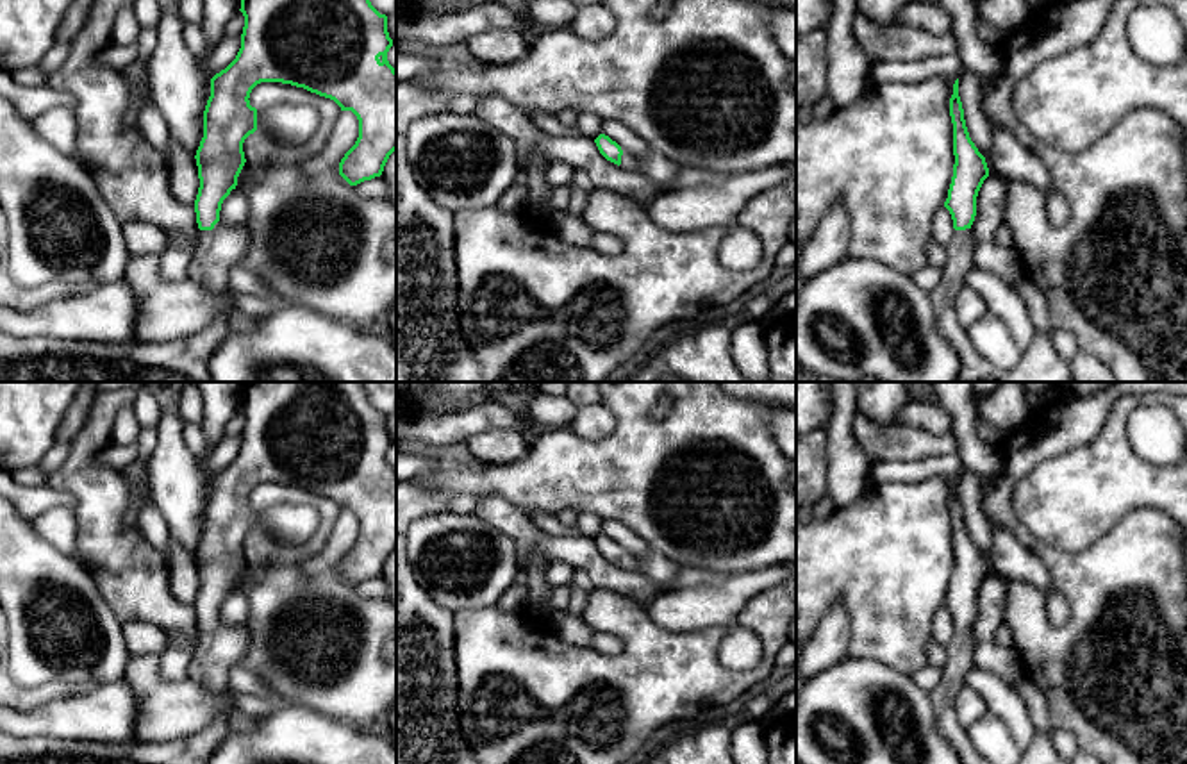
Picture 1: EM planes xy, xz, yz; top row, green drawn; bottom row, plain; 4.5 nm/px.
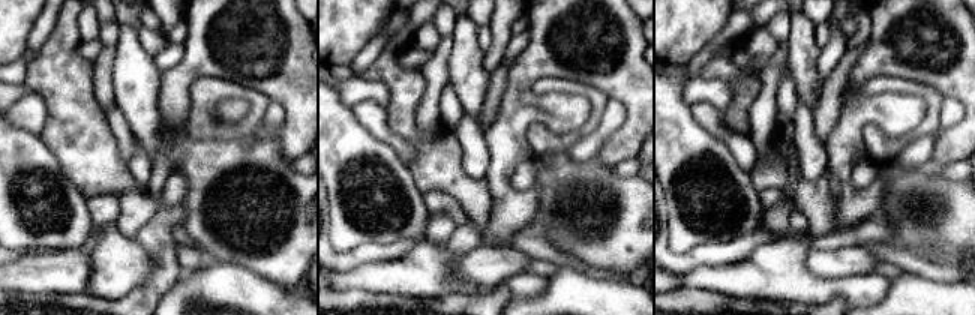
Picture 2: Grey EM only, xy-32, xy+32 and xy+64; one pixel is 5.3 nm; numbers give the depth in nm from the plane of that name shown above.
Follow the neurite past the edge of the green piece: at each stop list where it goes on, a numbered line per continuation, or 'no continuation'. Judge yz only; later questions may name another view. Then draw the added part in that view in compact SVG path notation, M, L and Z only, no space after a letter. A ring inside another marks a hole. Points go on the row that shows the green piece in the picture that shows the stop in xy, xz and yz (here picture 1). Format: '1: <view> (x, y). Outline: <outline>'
1: yz (1039, 363). Outline: M971 228L955 230L953 239L946 245L941 282L930 293L930 298L937 332L950 343L960 361L957 382L1073 382L1069 362L1055 352L1051 339L1039 330L1035 330L1030 346L1010 370L991 364L973 348L967 330L960 327L955 314L957 287L971 270Z

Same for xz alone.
1: xz (655, 166). Outline: M621 148L621 168L630 171L639 171L659 184L671 184L678 175L680 168L677 162L671 162L668 157L648 150L644 155L637 157L627 148Z

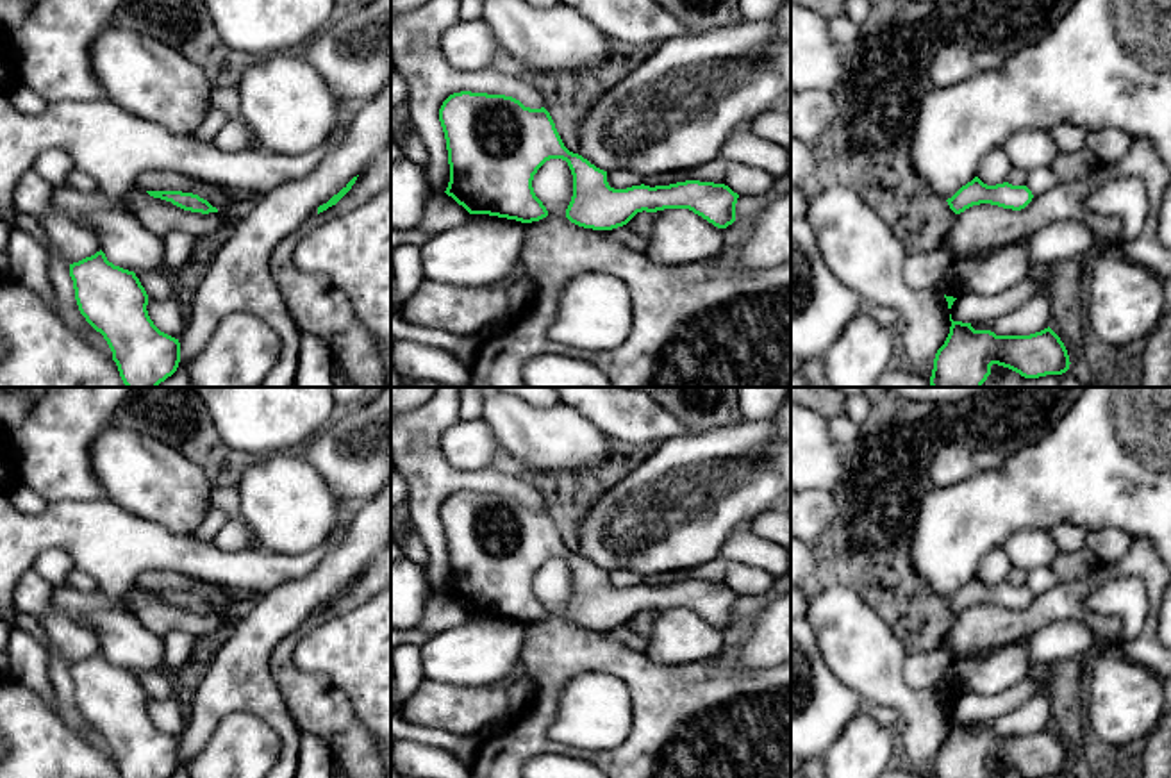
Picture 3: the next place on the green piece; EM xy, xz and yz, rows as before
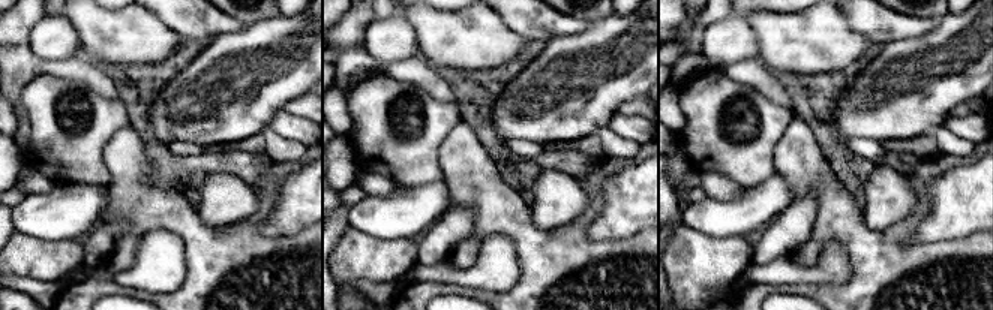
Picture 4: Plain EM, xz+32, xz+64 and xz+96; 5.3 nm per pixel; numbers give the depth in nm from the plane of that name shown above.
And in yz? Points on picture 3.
no continuation

